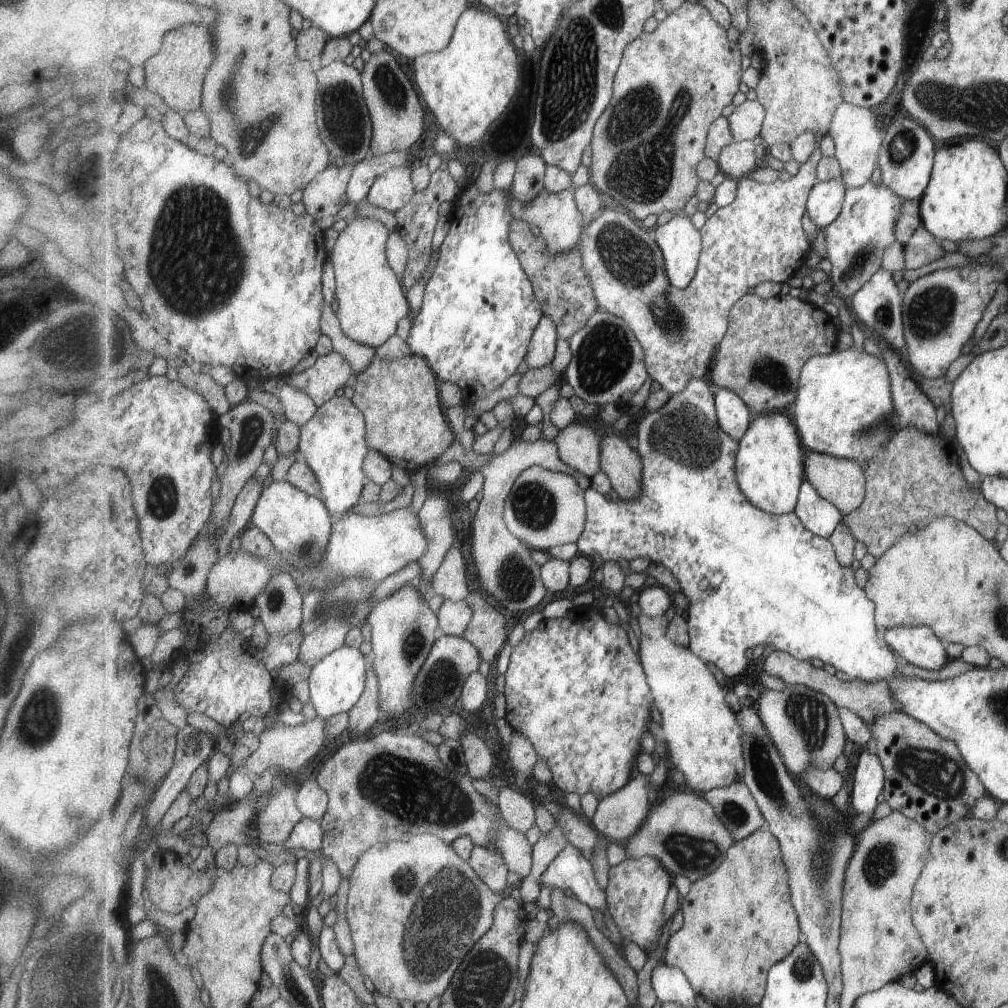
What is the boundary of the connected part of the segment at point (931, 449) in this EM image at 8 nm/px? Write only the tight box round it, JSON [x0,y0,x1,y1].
[843,428,995,558]

